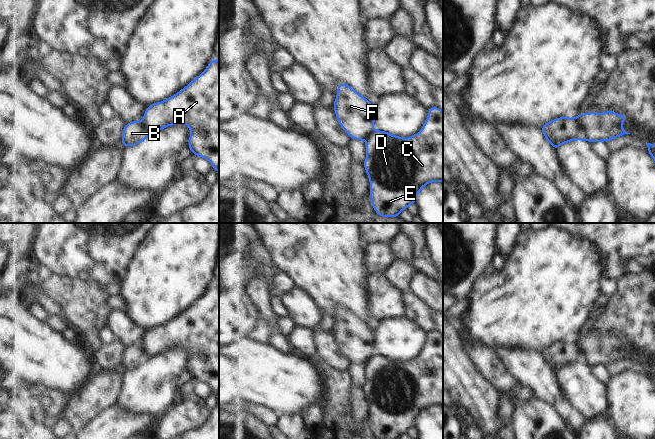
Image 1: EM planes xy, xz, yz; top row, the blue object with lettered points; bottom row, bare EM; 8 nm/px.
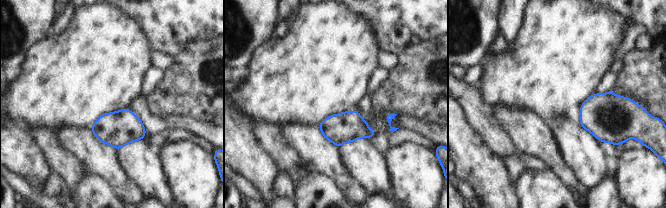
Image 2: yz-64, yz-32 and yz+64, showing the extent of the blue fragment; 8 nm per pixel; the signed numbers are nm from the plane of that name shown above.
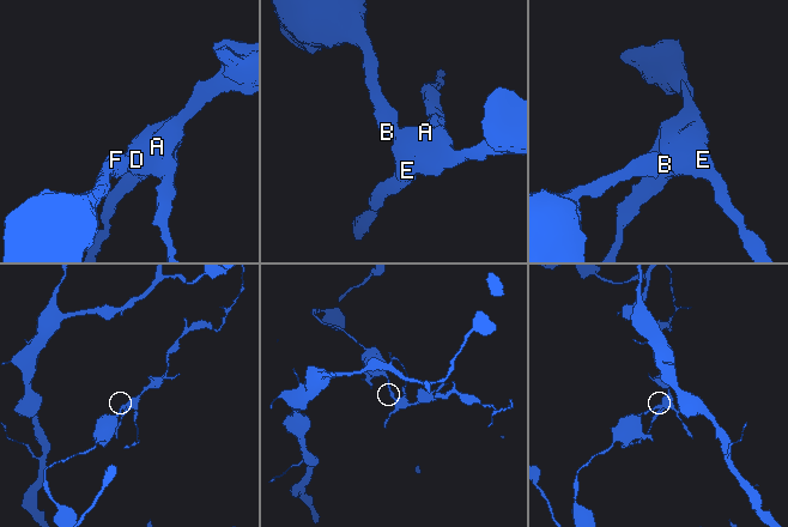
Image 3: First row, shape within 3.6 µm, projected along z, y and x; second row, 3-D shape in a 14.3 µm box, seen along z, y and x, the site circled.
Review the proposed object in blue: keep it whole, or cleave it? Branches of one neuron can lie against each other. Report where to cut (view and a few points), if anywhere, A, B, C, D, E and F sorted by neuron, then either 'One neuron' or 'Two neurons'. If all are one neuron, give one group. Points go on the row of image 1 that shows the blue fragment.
Split along yz (576, 117), (584, 129), (587, 139). Groups: A C D E / B F. Two neurons.

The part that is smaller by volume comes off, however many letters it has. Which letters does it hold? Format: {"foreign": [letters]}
{"foreign": ["A", "C", "D", "E"]}

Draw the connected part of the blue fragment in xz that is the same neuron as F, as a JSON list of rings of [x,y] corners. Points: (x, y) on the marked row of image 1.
[[[344,83],[338,85],[338,94],[333,107],[338,123],[350,138],[367,140],[374,132],[373,122],[376,119],[376,108]]]

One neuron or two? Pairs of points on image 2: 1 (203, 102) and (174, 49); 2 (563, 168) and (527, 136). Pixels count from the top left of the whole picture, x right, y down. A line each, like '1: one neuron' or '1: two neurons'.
1: two neurons
2: one neuron

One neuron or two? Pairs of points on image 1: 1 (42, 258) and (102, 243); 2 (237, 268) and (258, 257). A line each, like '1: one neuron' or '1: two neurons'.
1: one neuron
2: one neuron

